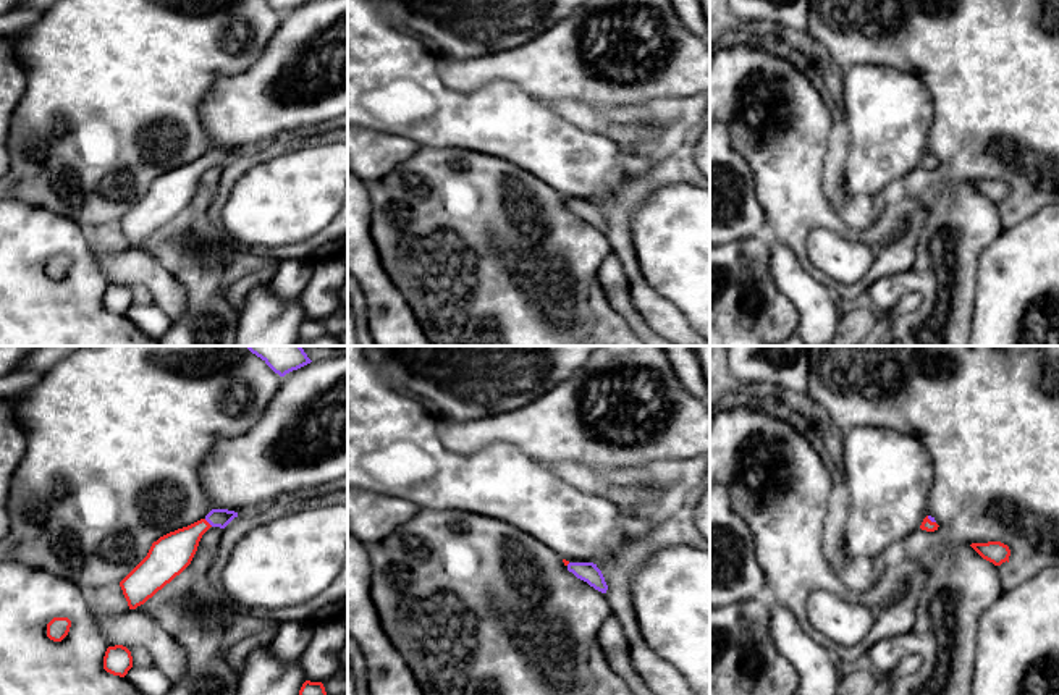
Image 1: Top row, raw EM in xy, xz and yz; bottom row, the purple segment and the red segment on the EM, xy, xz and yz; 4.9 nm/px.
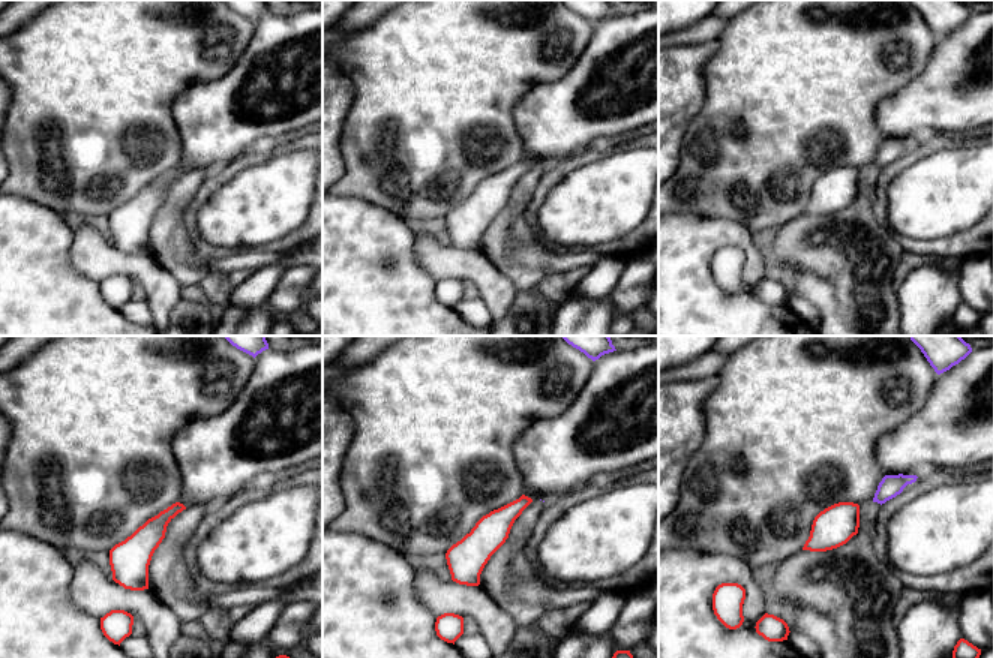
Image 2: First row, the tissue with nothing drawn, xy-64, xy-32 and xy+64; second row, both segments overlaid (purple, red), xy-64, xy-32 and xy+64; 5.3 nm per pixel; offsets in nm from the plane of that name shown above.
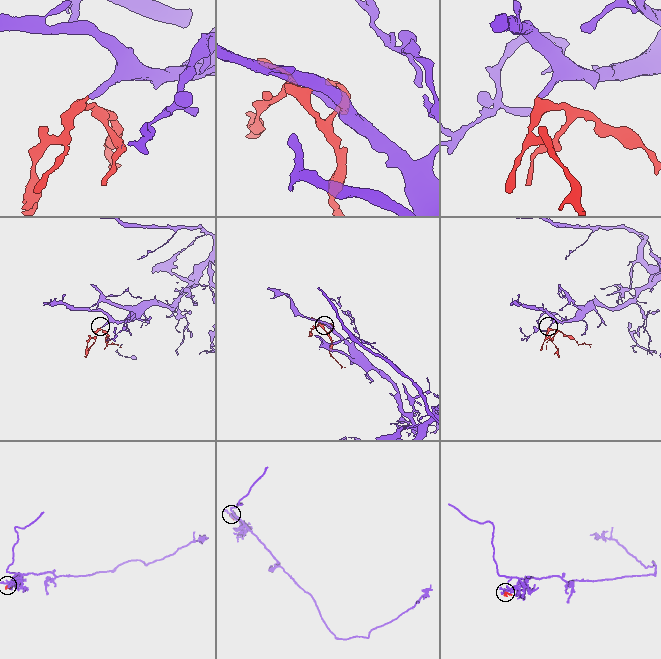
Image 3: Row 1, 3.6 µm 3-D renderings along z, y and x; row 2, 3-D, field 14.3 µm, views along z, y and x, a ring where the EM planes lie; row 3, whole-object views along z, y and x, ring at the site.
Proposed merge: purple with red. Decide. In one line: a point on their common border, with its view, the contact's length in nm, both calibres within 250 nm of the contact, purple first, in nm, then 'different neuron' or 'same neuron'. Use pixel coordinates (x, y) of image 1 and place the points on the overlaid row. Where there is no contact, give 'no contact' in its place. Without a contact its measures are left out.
contact xy (209, 522); length 60 nm; calibres 100 and 200 nm; same neuron

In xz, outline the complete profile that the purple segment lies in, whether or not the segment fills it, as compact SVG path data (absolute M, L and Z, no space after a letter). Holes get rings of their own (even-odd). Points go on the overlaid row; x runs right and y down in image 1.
M569 562L567 571L572 572L577 579L587 582L595 590L606 593L608 585L601 571L593 562Z

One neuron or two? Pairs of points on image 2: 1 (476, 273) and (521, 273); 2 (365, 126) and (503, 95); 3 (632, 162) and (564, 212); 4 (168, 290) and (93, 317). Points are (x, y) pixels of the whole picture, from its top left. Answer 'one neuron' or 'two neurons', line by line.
1: two neurons
2: one neuron
3: one neuron
4: two neurons

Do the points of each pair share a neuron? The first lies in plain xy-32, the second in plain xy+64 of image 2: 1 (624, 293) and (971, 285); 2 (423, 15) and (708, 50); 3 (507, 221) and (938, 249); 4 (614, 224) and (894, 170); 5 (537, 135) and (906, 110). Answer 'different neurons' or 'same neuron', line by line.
1: same neuron
2: different neurons
3: different neurons
4: different neurons
5: same neuron

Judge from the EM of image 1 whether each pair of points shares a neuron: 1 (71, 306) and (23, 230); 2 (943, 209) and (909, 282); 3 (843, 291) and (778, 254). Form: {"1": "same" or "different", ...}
{"1": "same", "2": "same", "3": "different"}

